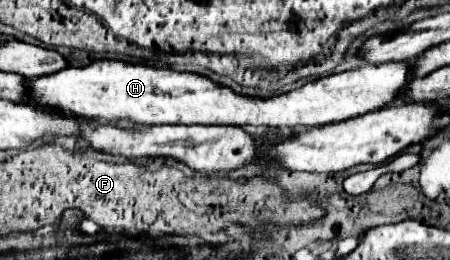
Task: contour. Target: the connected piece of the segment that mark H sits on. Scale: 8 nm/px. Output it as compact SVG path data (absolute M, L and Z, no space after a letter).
M93 60L81 68L65 68L63 72L55 72L51 76L41 76L31 82L31 102L39 106L53 106L75 116L83 118L99 118L107 120L131 120L135 124L229 124L229 126L265 126L265 128L295 128L295 126L319 126L331 124L339 120L347 120L351 116L361 116L371 110L385 108L397 100L399 90L407 80L411 80L411 62L399 64L379 64L379 66L363 66L357 70L323 76L319 80L307 82L301 88L291 92L259 98L259 96L243 96L233 88L213 82L211 78L195 72L177 72L171 68L151 66L147 62L125 62L125 60Z

